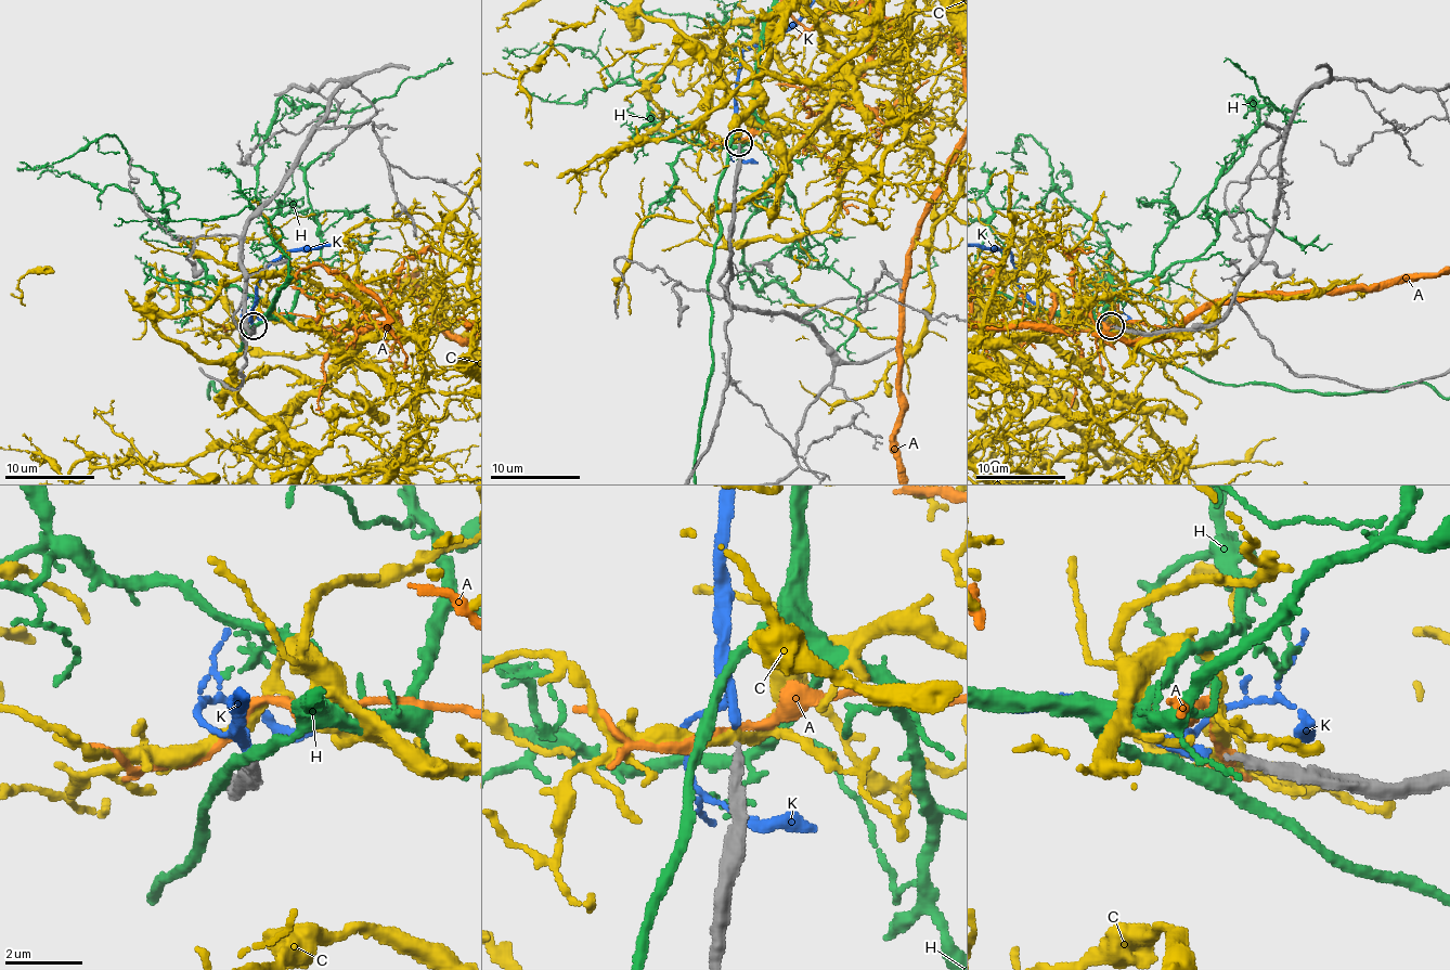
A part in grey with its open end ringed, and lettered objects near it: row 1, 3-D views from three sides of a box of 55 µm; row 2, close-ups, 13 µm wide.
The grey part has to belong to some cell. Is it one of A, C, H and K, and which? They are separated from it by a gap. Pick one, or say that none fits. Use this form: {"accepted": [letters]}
{"accepted": ["K"]}

